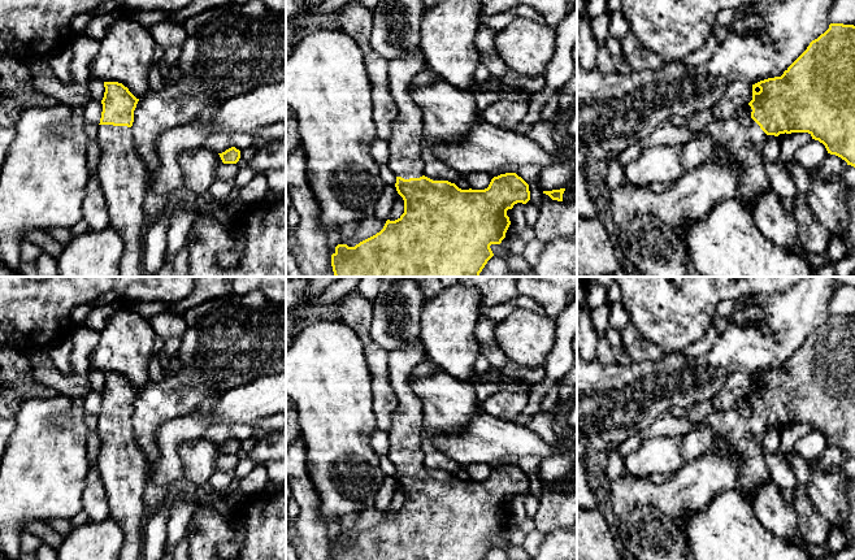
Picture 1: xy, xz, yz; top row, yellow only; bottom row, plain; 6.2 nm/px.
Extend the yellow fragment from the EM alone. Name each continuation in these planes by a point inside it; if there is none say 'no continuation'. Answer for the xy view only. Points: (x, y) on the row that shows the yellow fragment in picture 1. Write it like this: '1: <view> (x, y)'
1: xy (122, 176)

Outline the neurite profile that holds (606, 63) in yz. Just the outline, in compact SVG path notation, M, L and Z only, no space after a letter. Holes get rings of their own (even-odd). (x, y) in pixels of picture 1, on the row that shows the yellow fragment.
M606 47L599 48L596 53L596 70L603 74L617 71L625 75L632 71L629 64L622 57L612 56Z

